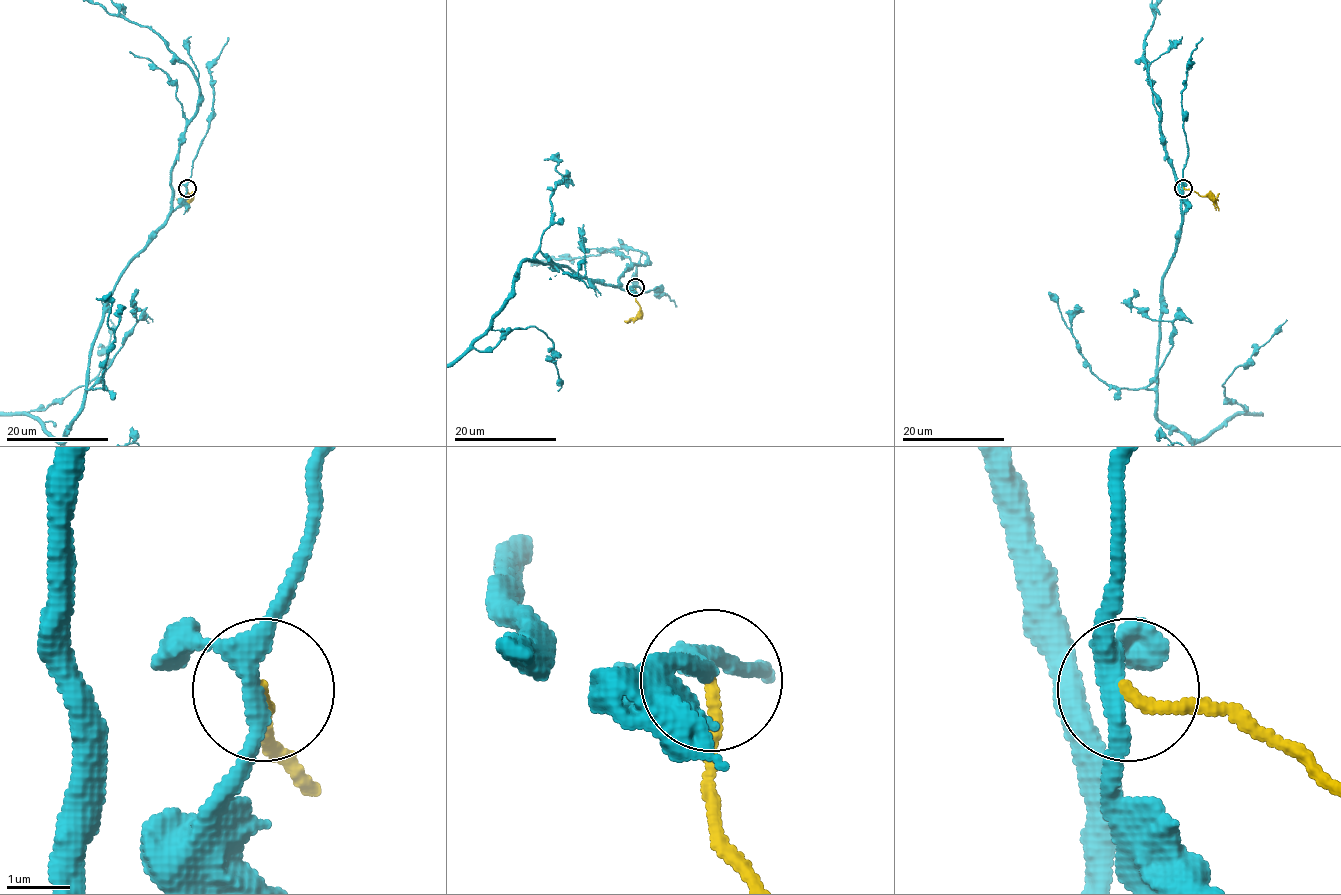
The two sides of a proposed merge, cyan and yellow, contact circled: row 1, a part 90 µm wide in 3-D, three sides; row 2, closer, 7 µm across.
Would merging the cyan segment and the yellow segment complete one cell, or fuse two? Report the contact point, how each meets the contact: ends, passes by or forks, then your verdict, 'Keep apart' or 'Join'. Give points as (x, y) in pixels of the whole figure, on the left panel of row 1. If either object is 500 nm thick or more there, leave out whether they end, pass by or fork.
Place: (187, 188). At the ring cyan forks. At the ring yellow ends. Keep apart

